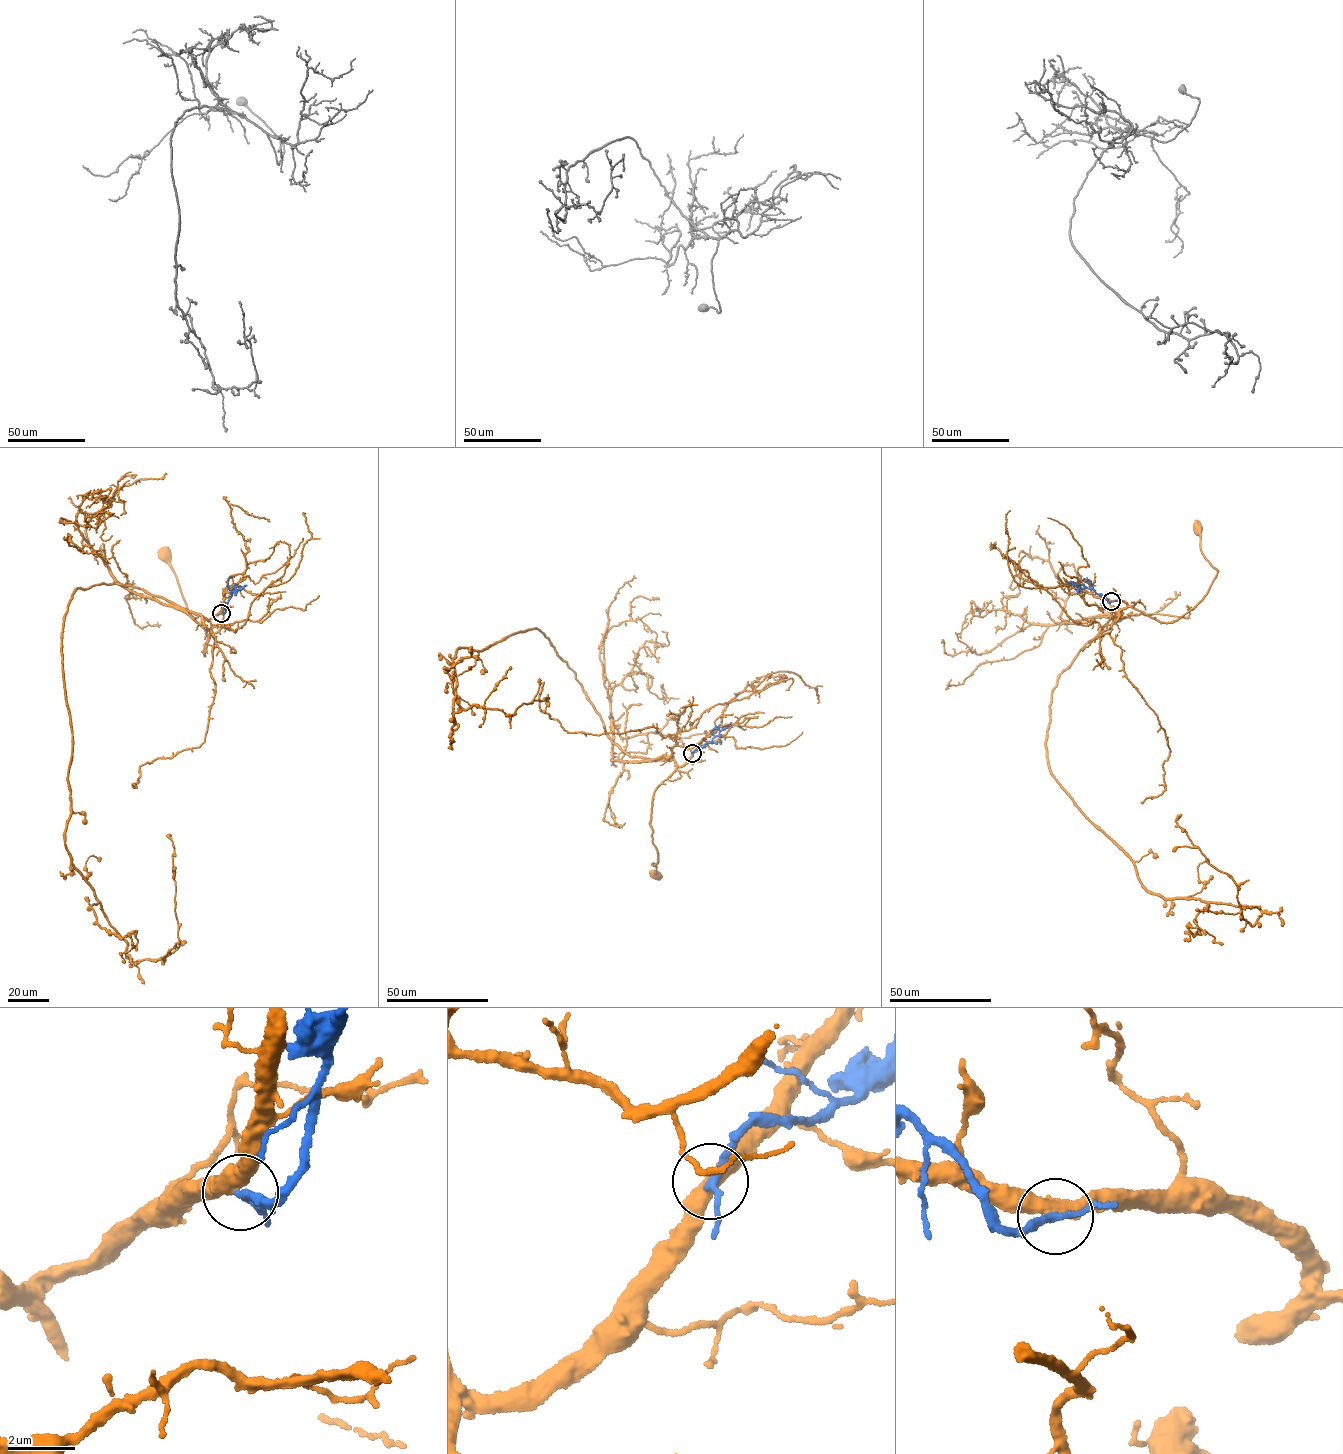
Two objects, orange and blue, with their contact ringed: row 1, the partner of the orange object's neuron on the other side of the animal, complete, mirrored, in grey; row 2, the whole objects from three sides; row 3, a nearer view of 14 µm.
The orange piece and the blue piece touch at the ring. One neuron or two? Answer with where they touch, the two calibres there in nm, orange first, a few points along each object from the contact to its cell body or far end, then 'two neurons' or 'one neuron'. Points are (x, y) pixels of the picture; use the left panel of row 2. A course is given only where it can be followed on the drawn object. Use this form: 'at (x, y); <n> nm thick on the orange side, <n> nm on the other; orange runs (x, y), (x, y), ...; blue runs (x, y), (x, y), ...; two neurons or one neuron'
at (221, 613); 460 nm thick on the orange side, 200 nm on the other; orange runs (221, 613), (210, 618), (205, 656), (205, 629), (190, 613), (164, 554); blue runs (221, 613), (233, 590), (246, 585); two neurons

